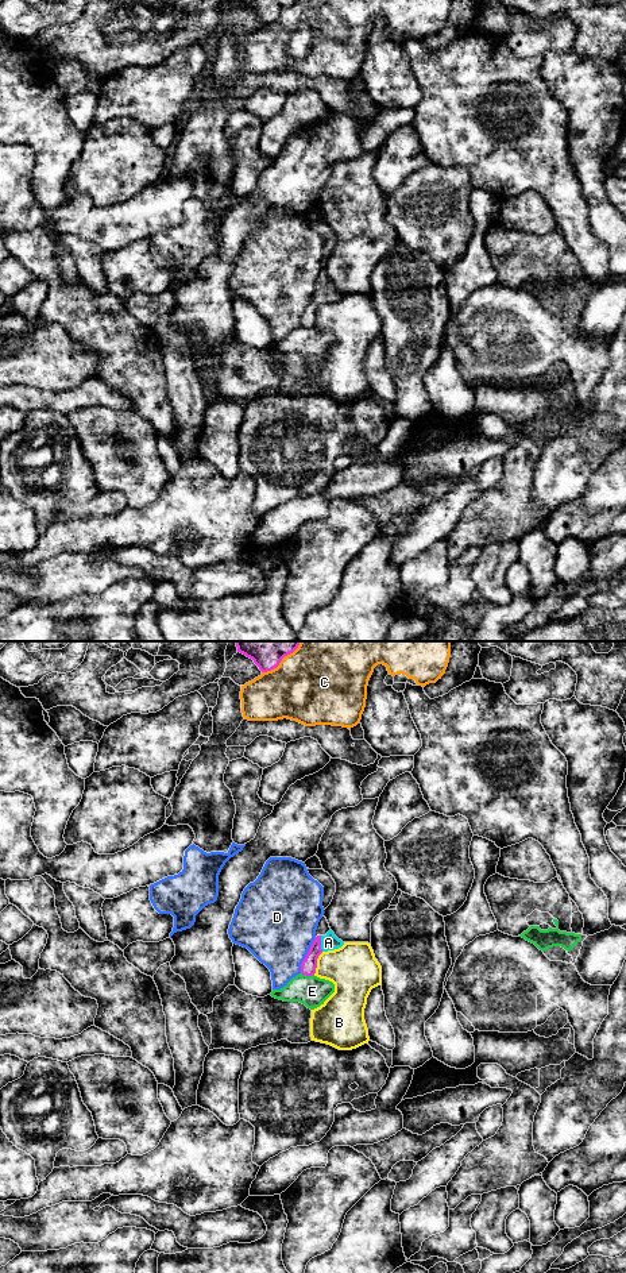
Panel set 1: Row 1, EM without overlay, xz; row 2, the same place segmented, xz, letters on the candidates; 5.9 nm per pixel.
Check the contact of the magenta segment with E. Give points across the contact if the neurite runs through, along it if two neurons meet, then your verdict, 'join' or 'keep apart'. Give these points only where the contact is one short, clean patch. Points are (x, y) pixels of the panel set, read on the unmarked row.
border along xz (301, 324), (313, 327); keep apart

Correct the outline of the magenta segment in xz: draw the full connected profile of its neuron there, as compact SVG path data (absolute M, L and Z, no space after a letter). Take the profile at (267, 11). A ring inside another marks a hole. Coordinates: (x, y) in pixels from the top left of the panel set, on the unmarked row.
M237 0L237 4L252 11L262 24L271 23L279 18L282 11L297 0Z

